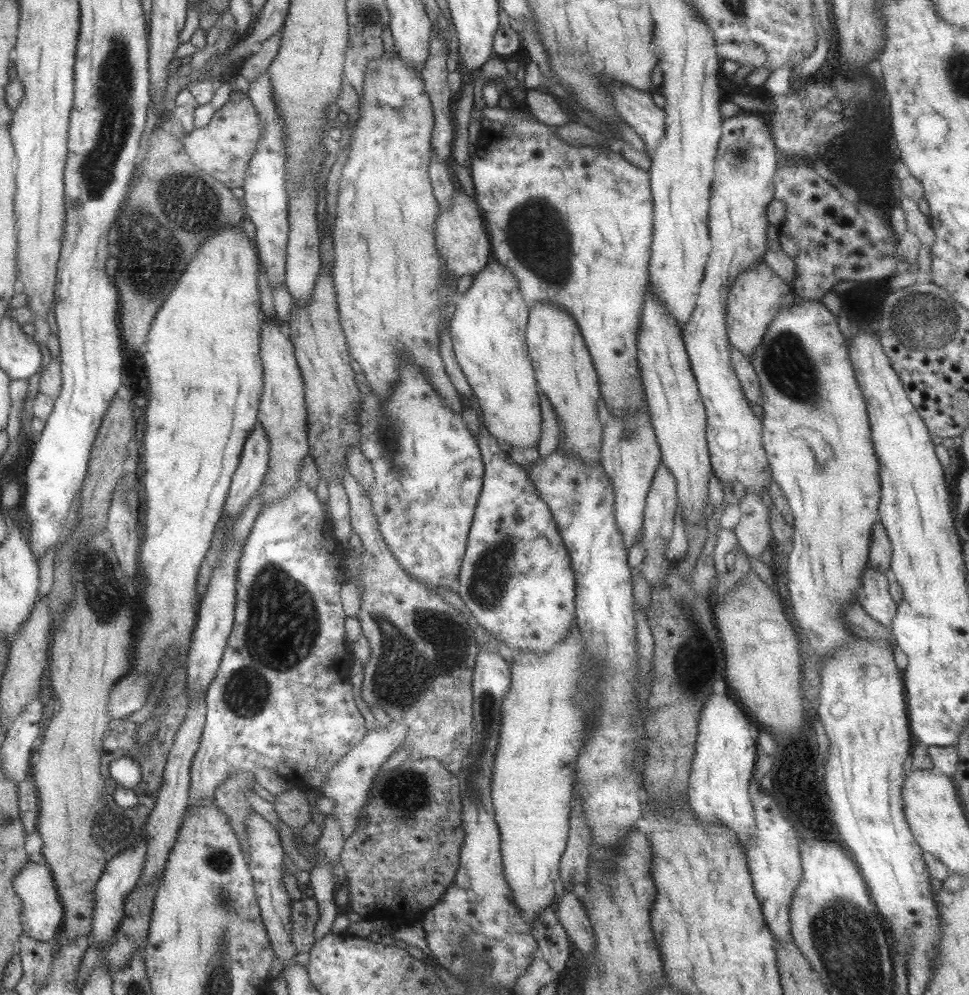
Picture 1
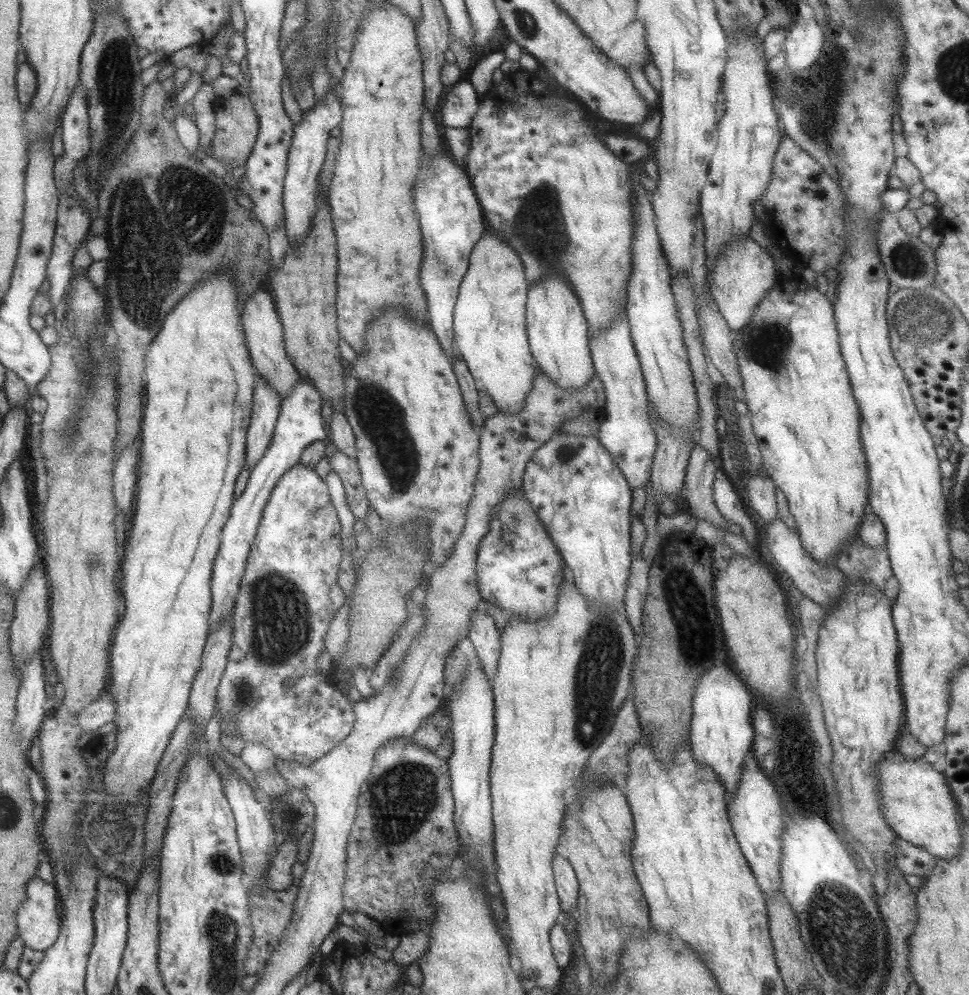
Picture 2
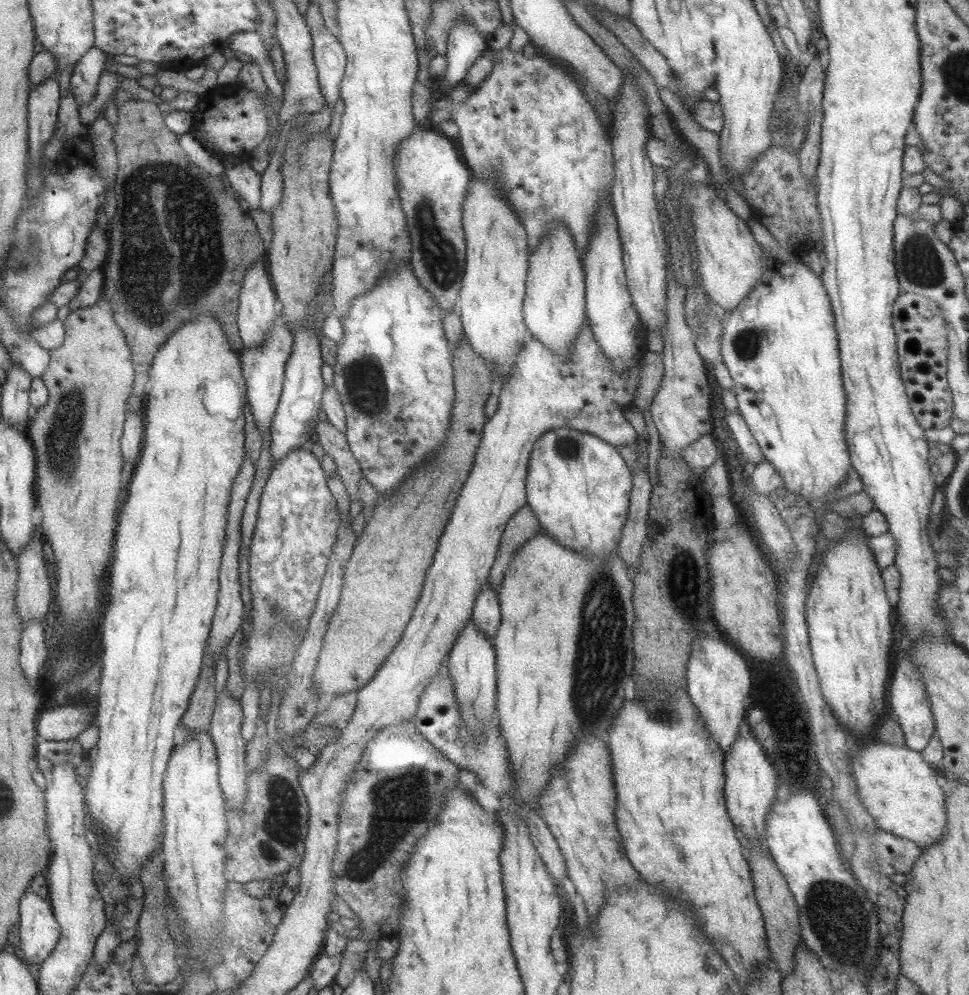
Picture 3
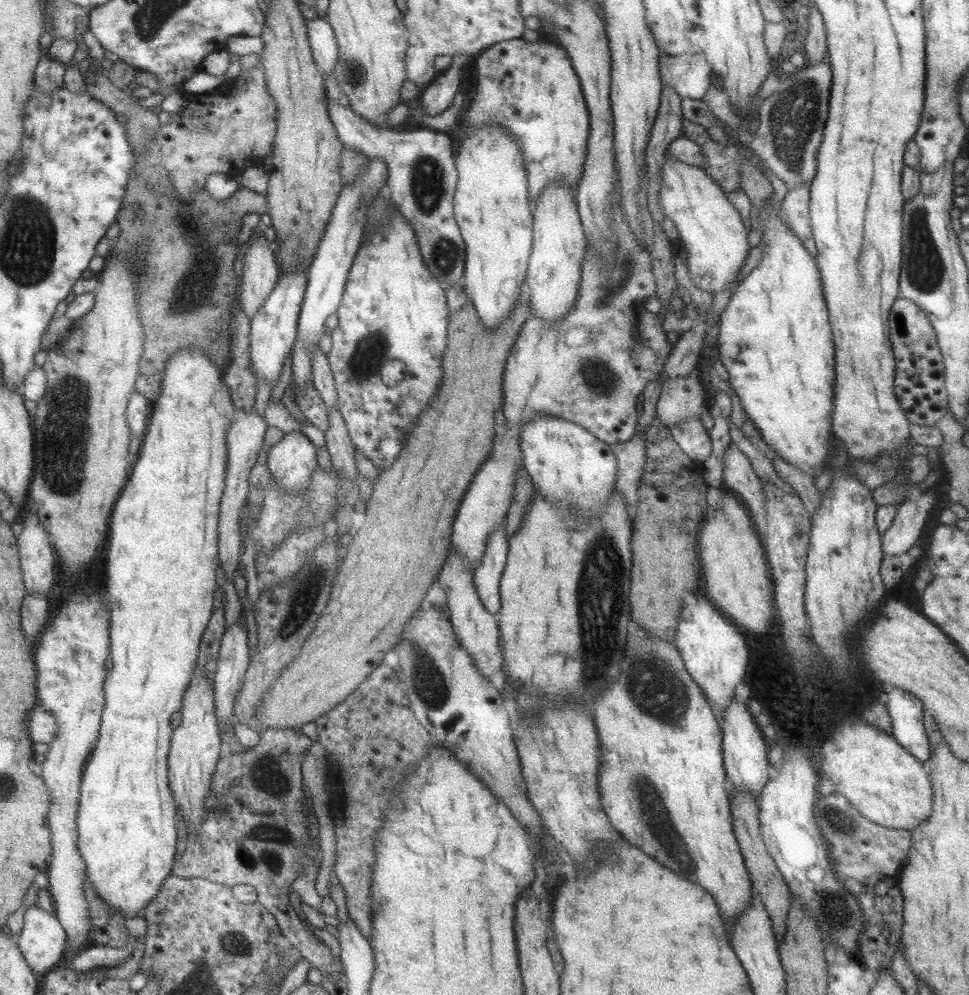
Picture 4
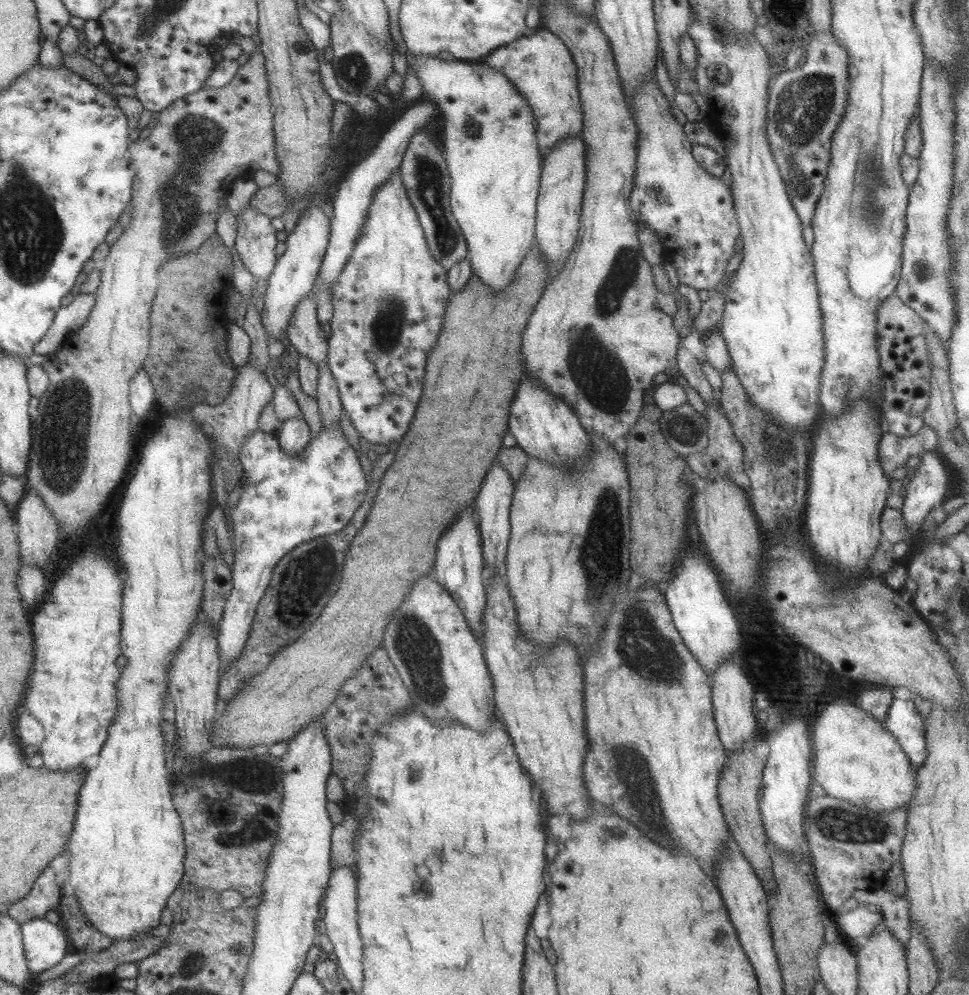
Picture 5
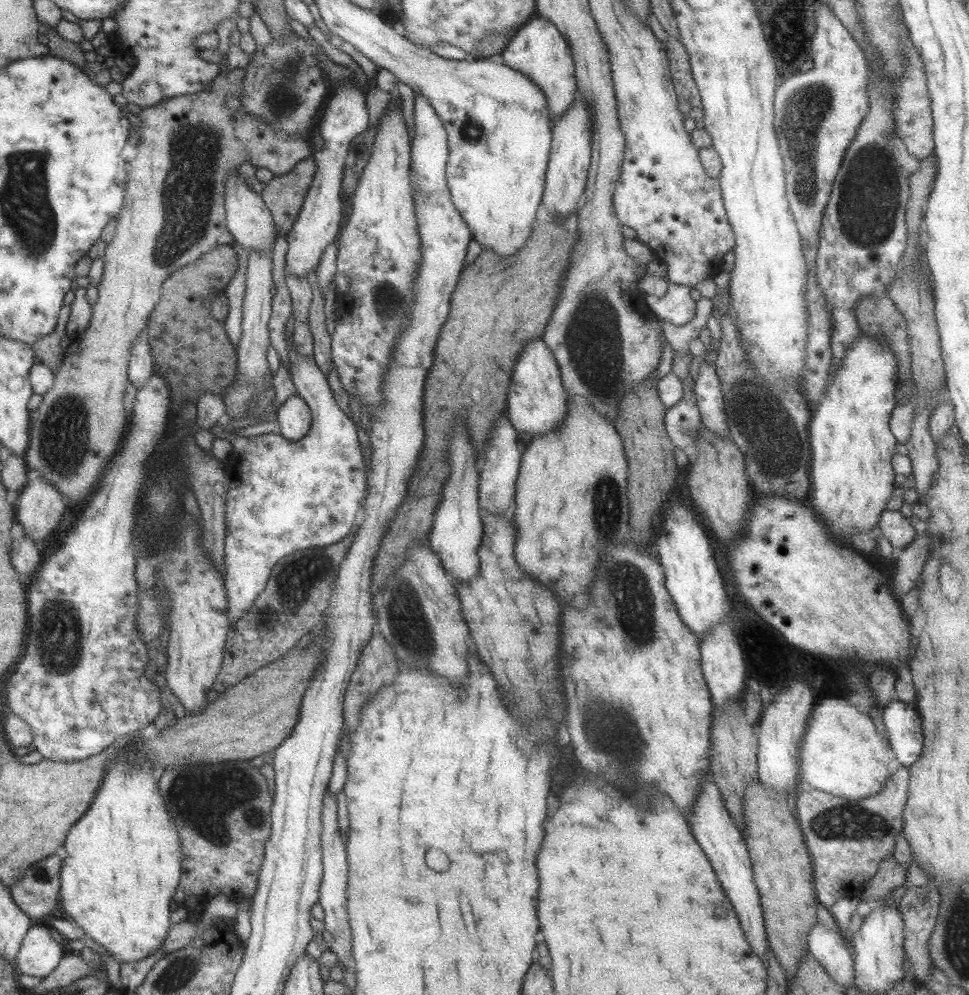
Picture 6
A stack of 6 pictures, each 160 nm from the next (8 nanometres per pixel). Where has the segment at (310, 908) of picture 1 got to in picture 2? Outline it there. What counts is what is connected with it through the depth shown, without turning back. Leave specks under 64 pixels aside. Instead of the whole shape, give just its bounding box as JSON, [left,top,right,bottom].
[245,885,297,975]

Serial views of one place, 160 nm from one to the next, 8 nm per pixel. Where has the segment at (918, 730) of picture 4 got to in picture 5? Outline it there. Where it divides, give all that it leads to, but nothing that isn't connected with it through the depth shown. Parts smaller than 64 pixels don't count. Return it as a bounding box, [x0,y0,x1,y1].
[883,697,925,768]

